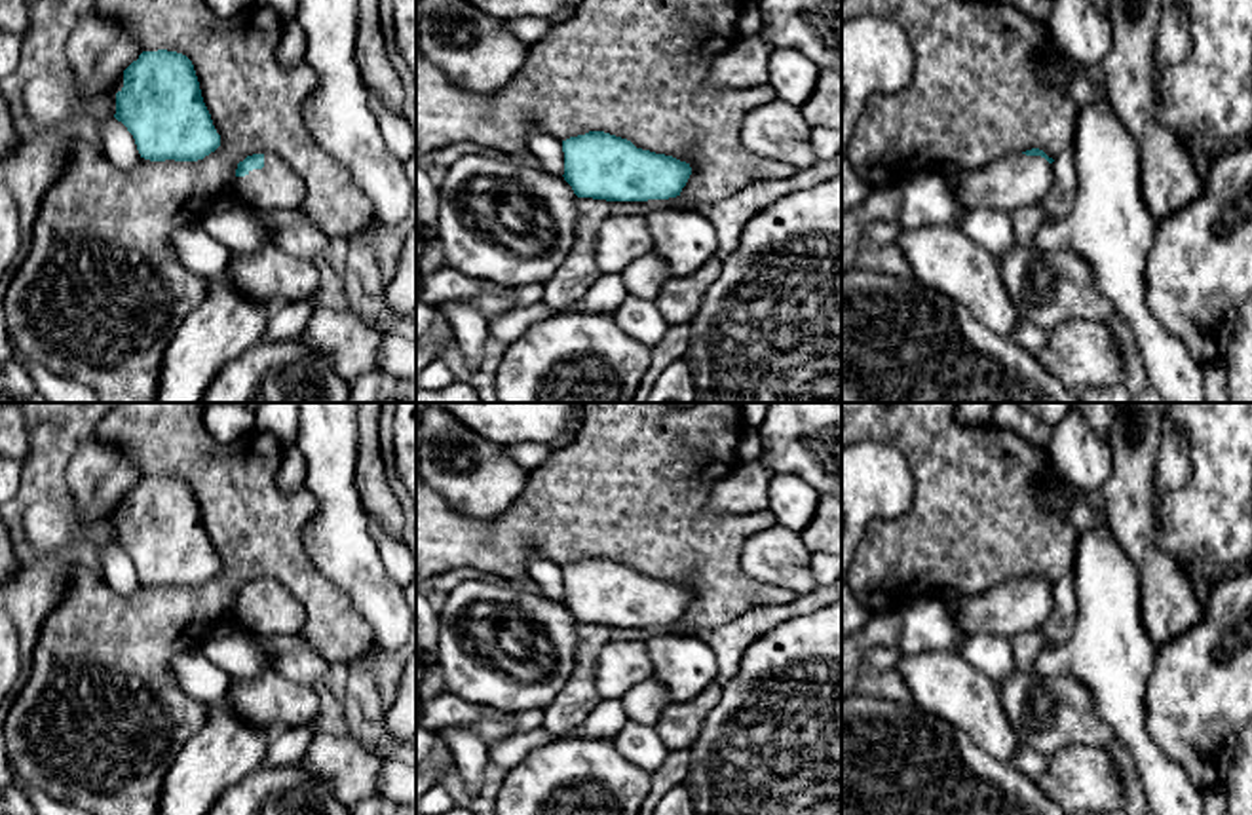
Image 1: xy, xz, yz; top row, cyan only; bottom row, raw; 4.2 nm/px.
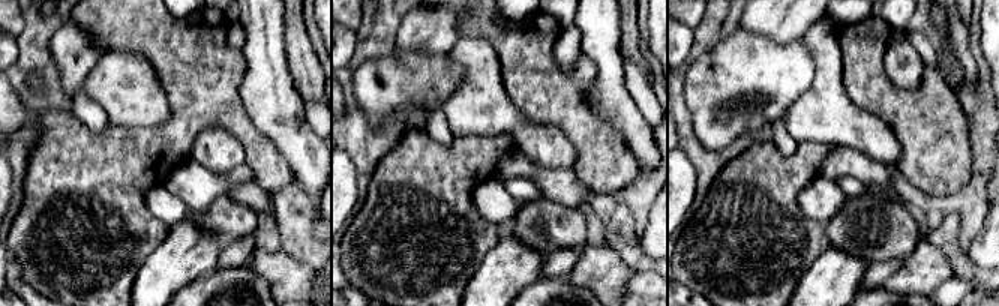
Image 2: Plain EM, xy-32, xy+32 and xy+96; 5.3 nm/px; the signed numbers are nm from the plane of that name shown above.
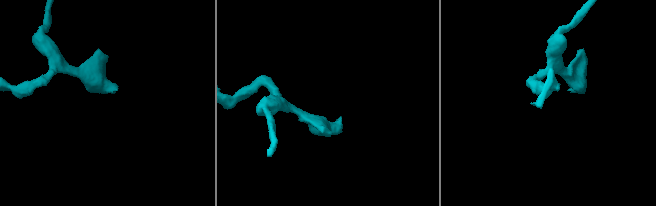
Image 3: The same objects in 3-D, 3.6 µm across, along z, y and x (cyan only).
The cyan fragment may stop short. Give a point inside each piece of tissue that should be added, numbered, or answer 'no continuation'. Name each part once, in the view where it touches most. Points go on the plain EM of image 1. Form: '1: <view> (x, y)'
1: xy (276, 610)

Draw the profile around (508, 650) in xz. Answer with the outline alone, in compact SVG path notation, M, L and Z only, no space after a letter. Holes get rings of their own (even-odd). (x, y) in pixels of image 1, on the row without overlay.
M465 579L450 591L439 619L437 648L429 661L441 671L445 693L471 705L505 714L543 712L578 669L578 621L562 600Z

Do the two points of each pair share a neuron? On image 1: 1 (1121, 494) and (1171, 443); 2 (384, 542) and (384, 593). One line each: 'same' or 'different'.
1: different
2: different

